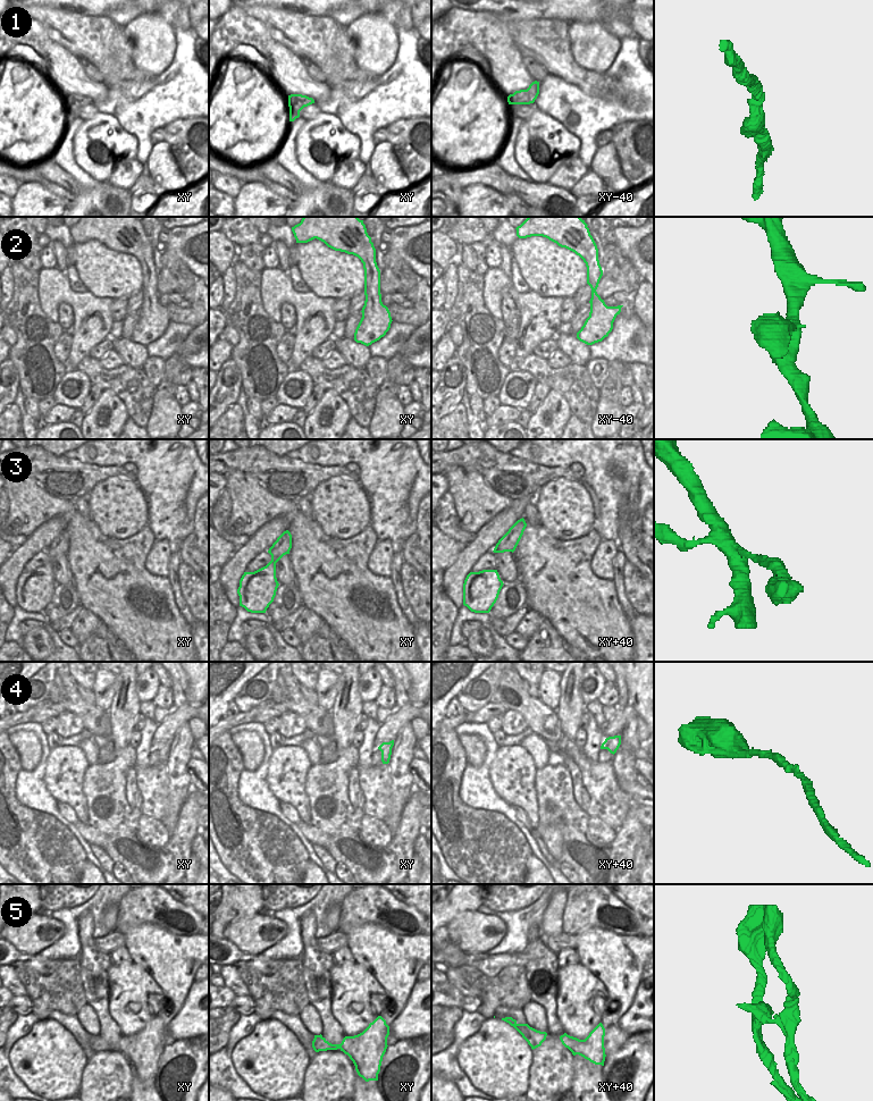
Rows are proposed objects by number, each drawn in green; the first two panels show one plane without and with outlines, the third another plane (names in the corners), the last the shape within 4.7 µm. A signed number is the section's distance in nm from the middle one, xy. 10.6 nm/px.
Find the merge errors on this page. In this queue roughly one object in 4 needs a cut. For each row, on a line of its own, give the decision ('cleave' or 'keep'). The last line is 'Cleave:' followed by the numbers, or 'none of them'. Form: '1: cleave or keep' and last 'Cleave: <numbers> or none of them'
1: keep
2: keep
3: keep
4: keep
5: cleave
Cleave: 5

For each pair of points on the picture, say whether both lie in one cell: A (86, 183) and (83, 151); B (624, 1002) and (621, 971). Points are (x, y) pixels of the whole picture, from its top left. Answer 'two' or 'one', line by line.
A: two
B: one

